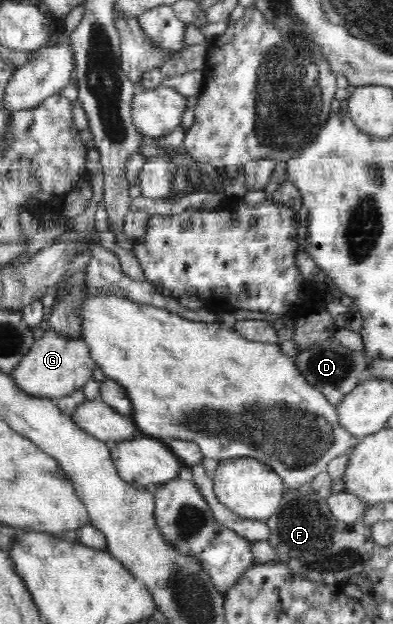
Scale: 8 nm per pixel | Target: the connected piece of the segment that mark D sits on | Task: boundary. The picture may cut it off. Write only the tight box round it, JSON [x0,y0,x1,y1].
[294,338,374,406]

